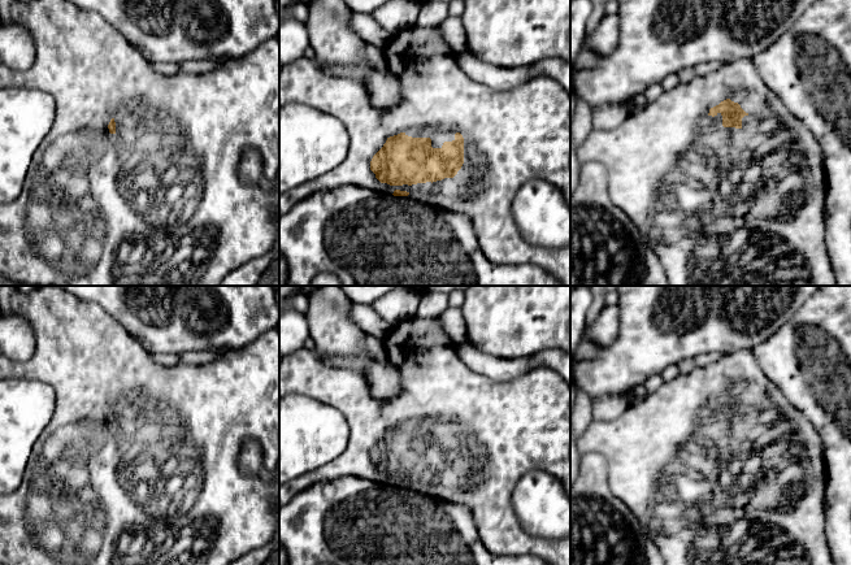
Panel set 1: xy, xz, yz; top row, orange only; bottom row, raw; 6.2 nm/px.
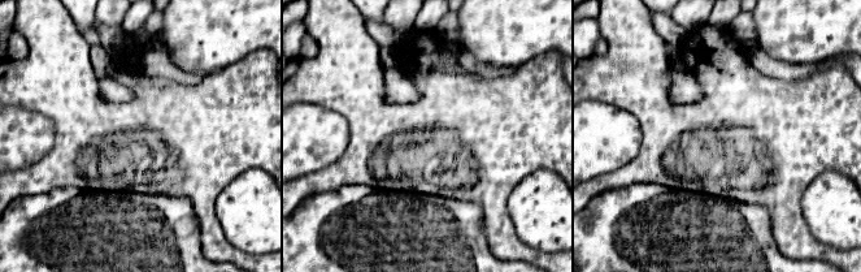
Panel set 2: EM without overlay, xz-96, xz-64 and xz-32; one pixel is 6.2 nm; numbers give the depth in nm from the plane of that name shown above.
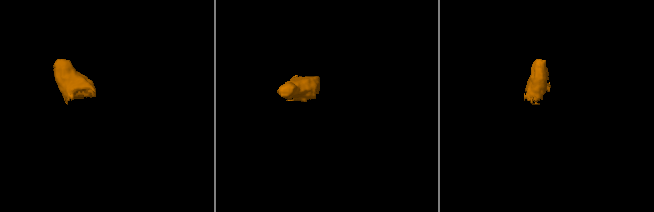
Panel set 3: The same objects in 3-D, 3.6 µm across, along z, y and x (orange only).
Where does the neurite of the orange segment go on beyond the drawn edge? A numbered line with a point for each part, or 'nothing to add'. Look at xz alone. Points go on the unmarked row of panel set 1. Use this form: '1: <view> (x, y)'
1: xz (511, 427)

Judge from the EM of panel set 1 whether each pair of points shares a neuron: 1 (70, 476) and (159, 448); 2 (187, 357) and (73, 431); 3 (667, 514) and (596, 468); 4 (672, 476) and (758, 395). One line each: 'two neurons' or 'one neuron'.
1: one neuron
2: two neurons
3: two neurons
4: one neuron

